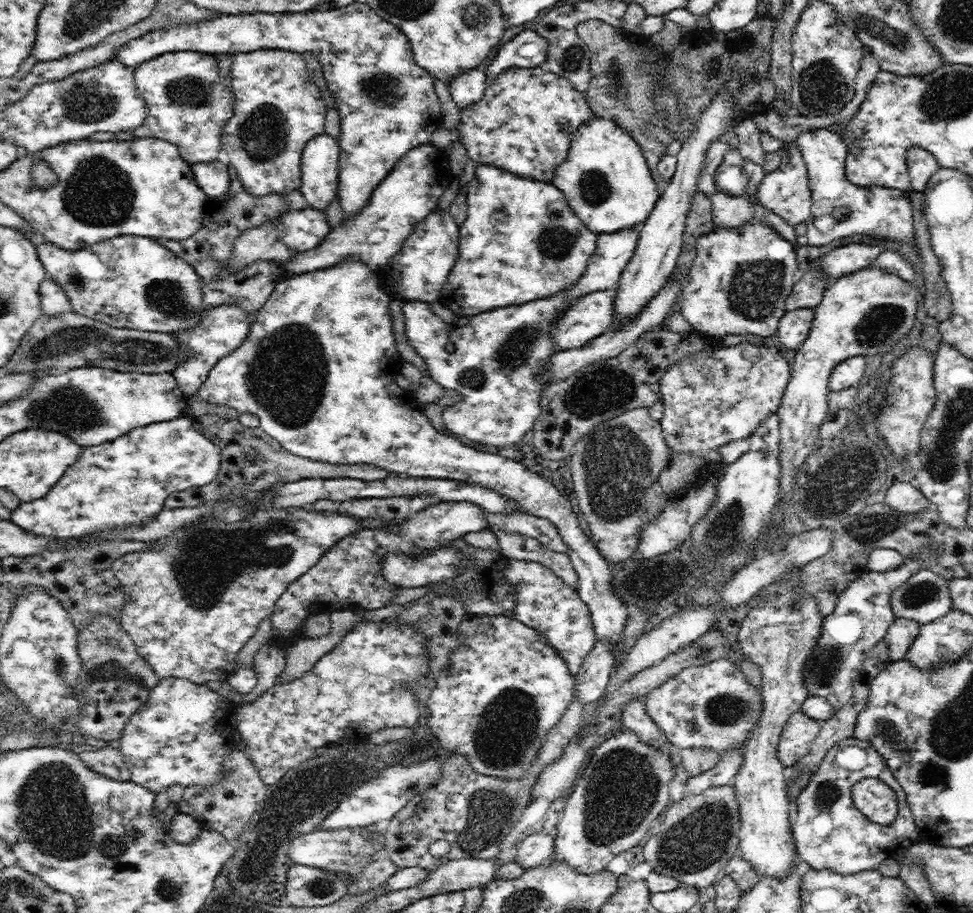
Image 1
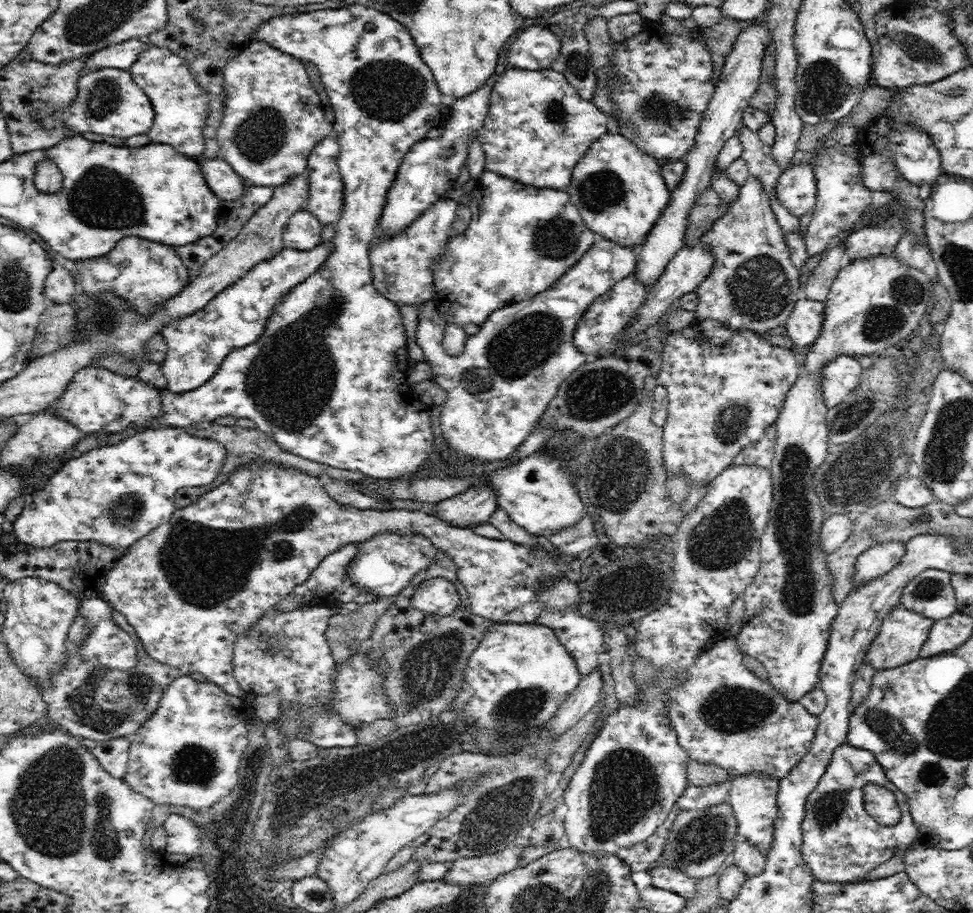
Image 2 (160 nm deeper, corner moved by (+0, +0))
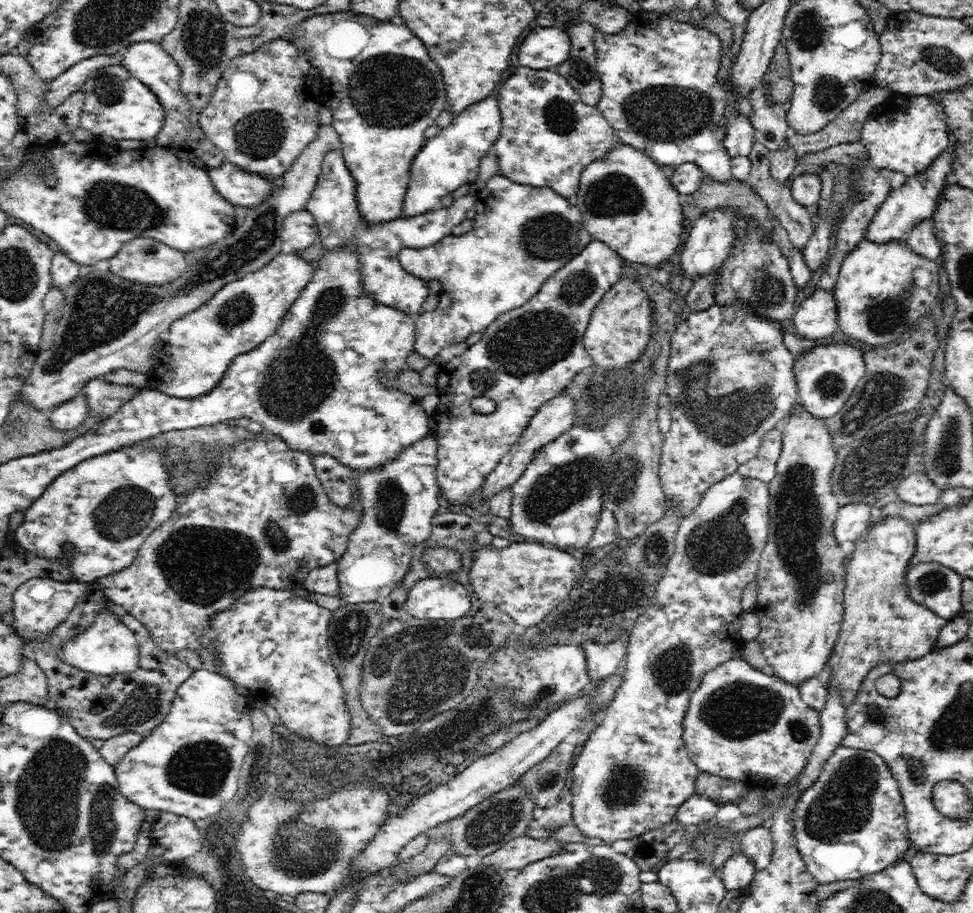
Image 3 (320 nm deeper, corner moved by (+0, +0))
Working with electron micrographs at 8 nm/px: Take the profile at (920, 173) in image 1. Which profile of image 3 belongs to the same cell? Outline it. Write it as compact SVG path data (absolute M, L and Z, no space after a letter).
M890 94L887 100L874 107L864 121L861 130L860 142L868 150L868 164L873 168L887 169L888 171L901 172L906 177L920 176L926 168L930 168L933 160L938 158L951 146L946 113L930 95L902 95Z

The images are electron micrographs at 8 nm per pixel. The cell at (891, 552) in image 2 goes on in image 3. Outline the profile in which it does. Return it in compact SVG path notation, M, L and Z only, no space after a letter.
M898 516L878 521L855 542L847 562L843 623L824 674L827 685L833 684L839 690L846 709L872 668L880 663L900 663L930 654L936 648L942 626L948 622L914 602L908 593L906 574L916 550L915 527Z

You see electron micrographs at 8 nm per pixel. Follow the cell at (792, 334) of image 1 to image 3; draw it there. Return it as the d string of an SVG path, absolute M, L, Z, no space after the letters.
M820 287L796 308L796 312L792 318L798 335L802 338L810 338L817 340L818 338L826 338L836 332L838 328L838 301L834 298L834 291L824 290Z

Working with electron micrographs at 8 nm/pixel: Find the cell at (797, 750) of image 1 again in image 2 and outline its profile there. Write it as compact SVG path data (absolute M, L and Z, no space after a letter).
M735 637L717 641L713 648L694 660L688 670L686 682L672 686L668 690L666 711L670 723L674 725L678 744L688 752L689 758L706 764L717 764L731 776L761 772L772 778L782 779L810 750L819 723L818 715L806 710L800 701L794 702L782 697L770 681L763 681L750 672L743 663L744 654L740 651Z

